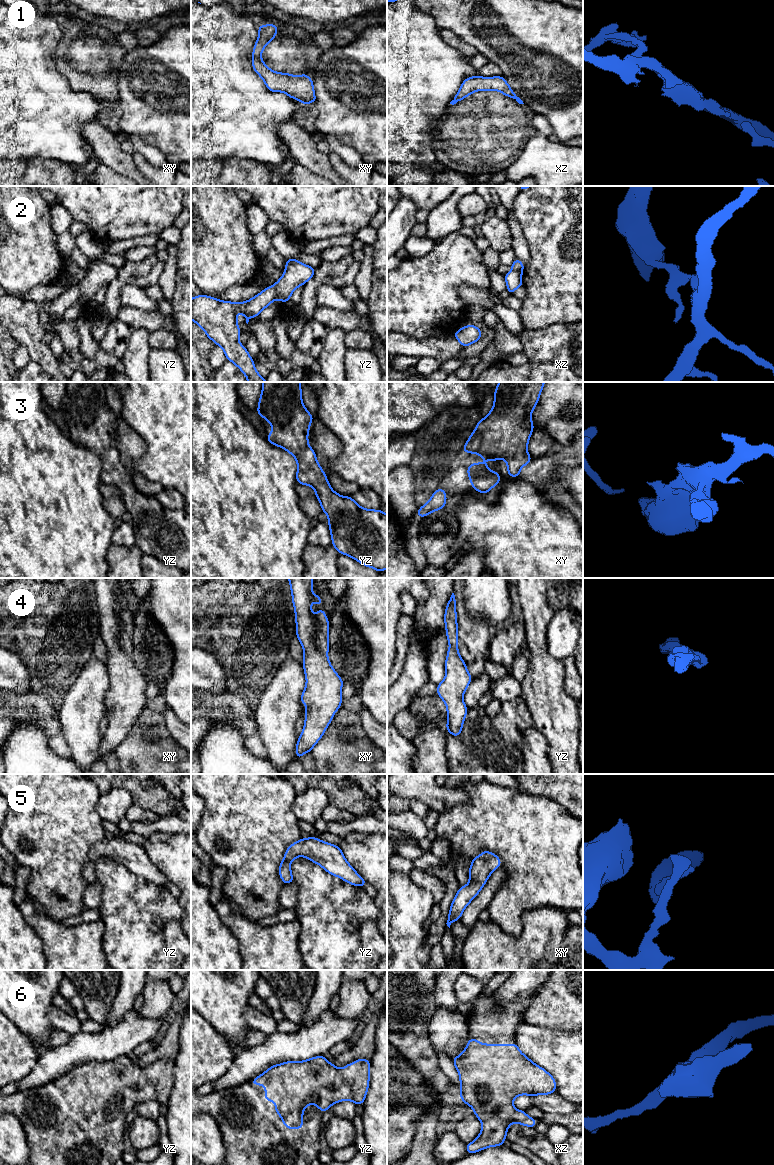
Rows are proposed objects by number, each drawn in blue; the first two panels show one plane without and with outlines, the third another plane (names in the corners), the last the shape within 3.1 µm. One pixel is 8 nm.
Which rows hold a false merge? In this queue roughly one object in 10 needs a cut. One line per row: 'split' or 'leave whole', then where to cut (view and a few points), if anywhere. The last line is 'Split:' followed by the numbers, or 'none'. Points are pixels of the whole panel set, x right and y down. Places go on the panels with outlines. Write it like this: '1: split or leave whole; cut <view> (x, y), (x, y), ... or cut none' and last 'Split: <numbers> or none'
1: leave whole; cut none
2: split; cut yz (273, 286), (278, 297)
3: leave whole; cut none
4: leave whole; cut none
5: leave whole; cut none
6: leave whole; cut none
Split: 2

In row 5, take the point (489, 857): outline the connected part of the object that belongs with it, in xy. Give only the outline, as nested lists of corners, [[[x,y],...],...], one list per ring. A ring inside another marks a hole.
[[[483,851],[473,858],[469,869],[469,883],[460,887],[452,901],[447,926],[455,920],[460,920],[466,906],[477,896],[491,873],[501,866],[500,858],[490,851]]]

